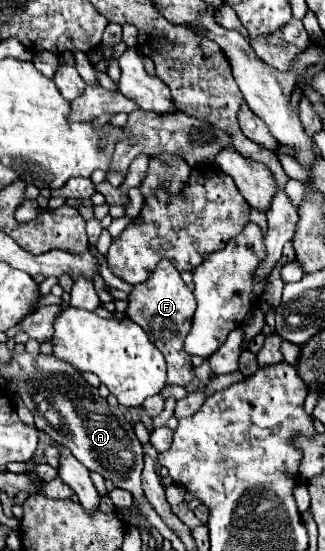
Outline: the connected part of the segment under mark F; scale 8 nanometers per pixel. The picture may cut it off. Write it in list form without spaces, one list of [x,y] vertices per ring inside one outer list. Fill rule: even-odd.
[[[162,260],[146,282],[132,286],[128,294],[126,316],[136,322],[148,334],[150,342],[164,354],[168,366],[166,386],[188,386],[194,378],[194,366],[190,354],[184,350],[184,338],[192,328],[196,300],[192,296],[192,290],[182,282],[178,270],[172,266],[174,264],[170,264],[170,260]]]

